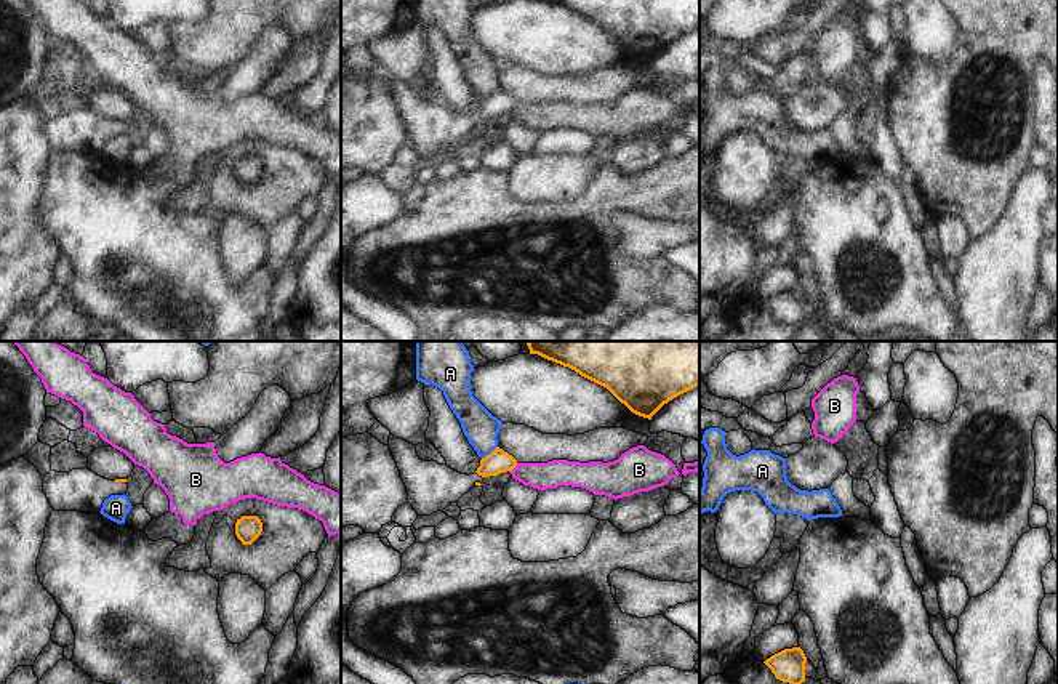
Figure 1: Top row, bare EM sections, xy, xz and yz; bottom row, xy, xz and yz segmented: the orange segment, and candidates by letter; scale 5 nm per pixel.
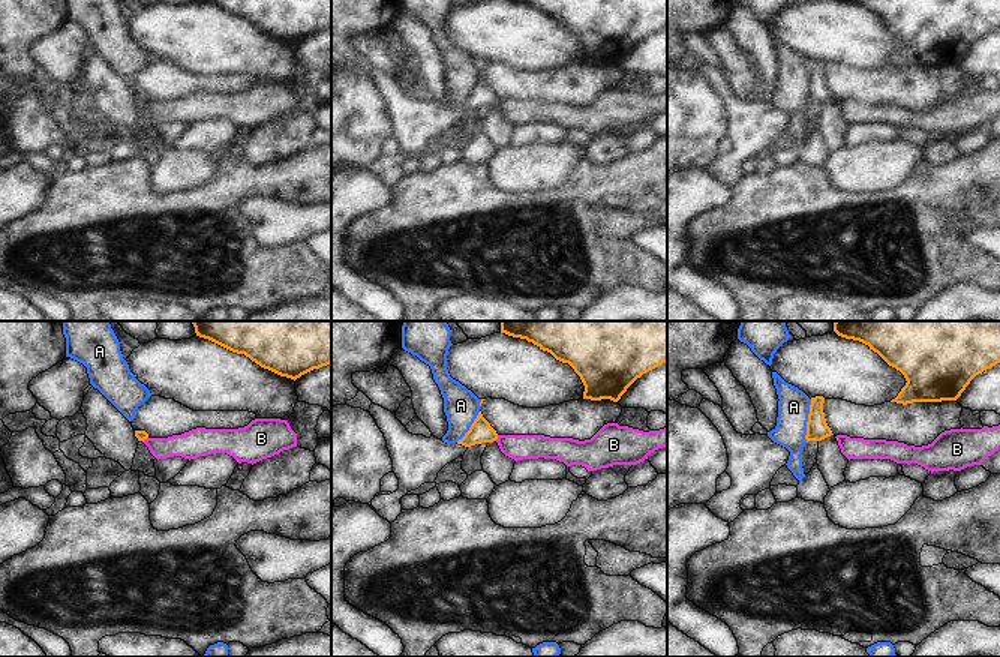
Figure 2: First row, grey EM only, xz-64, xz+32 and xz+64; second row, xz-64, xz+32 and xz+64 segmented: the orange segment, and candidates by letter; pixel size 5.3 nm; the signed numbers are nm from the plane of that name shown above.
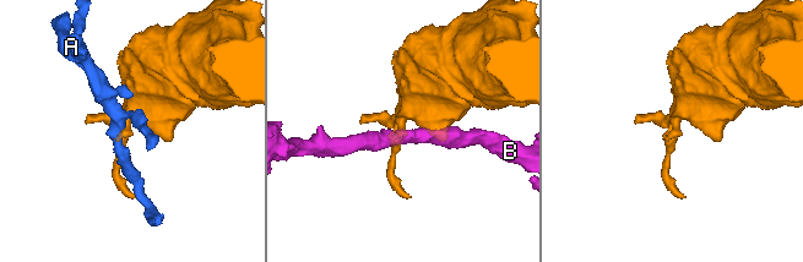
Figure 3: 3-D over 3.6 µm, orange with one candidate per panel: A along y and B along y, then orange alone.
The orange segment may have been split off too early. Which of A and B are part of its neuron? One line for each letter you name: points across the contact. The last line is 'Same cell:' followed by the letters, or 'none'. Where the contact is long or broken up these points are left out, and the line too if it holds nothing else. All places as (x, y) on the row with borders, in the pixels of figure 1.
Same cell: none

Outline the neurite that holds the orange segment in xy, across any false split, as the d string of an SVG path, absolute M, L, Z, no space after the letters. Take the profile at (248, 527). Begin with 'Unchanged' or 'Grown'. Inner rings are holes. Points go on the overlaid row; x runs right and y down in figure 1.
Unchanged. M242 516L235 522L235 535L242 545L251 545L262 532L262 522L258 516Z

